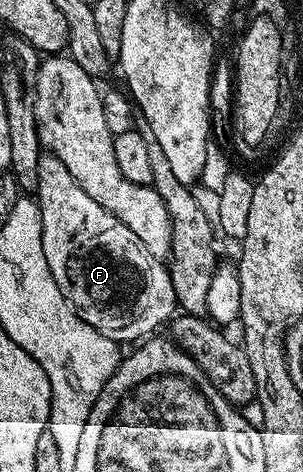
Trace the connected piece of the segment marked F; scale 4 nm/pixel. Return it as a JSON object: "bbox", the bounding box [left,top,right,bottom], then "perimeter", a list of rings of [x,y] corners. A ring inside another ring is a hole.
{"bbox":[34,152,177,344],"perimeter":[[[44,152],[41,156],[41,161],[37,164],[37,188],[34,193],[37,195],[41,212],[41,232],[43,233],[43,247],[45,248],[45,260],[49,264],[49,272],[53,272],[53,280],[57,280],[57,289],[62,292],[63,299],[71,305],[71,309],[75,311],[75,315],[80,321],[89,324],[92,330],[96,330],[100,336],[113,340],[117,344],[123,344],[126,338],[131,338],[134,334],[154,335],[158,331],[155,329],[162,322],[163,325],[170,323],[177,310],[170,269],[164,263],[163,266],[159,263],[162,262],[160,255],[149,252],[147,245],[131,229],[125,224],[121,224],[117,220],[117,216],[113,216],[105,208],[101,208],[101,204],[97,204],[97,200],[93,200],[93,196],[89,196],[89,192],[85,192],[85,188],[81,188],[81,184],[77,184],[77,180],[73,180],[69,168],[65,168],[65,164],[61,164],[61,160],[56,154]]]}

